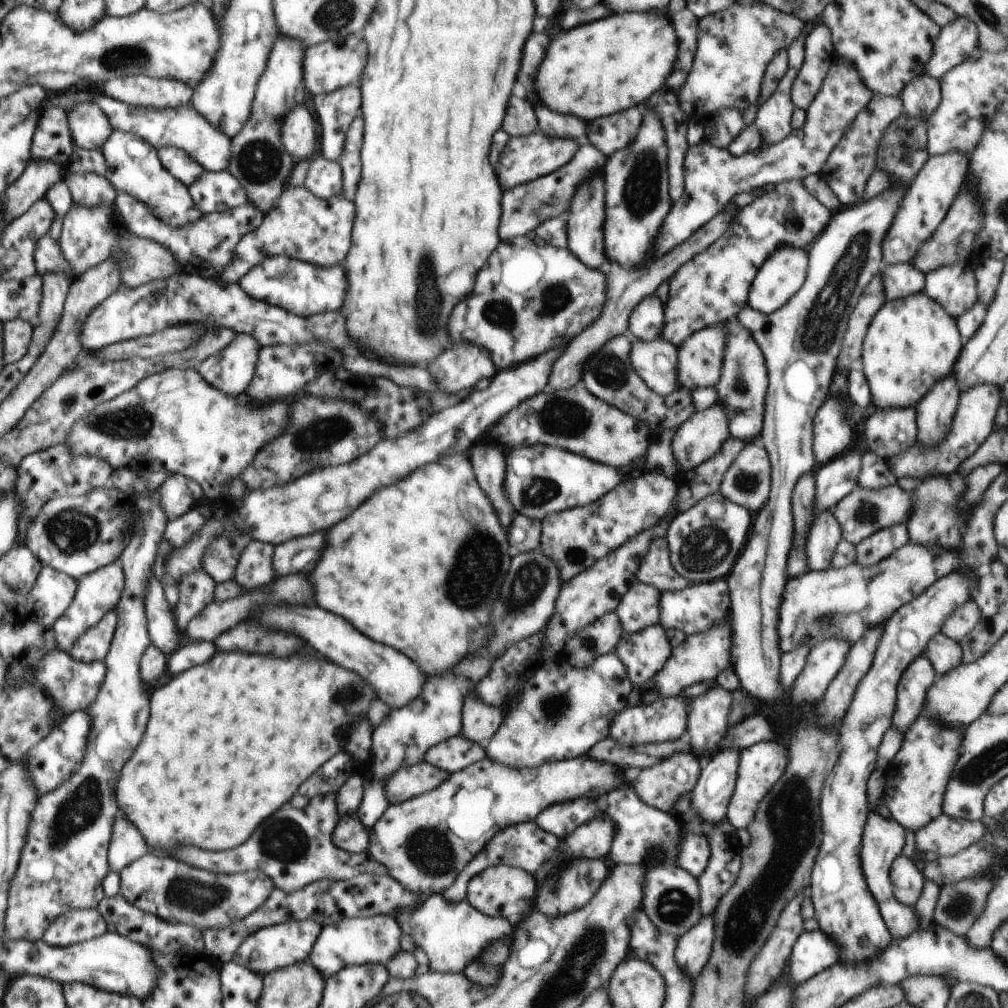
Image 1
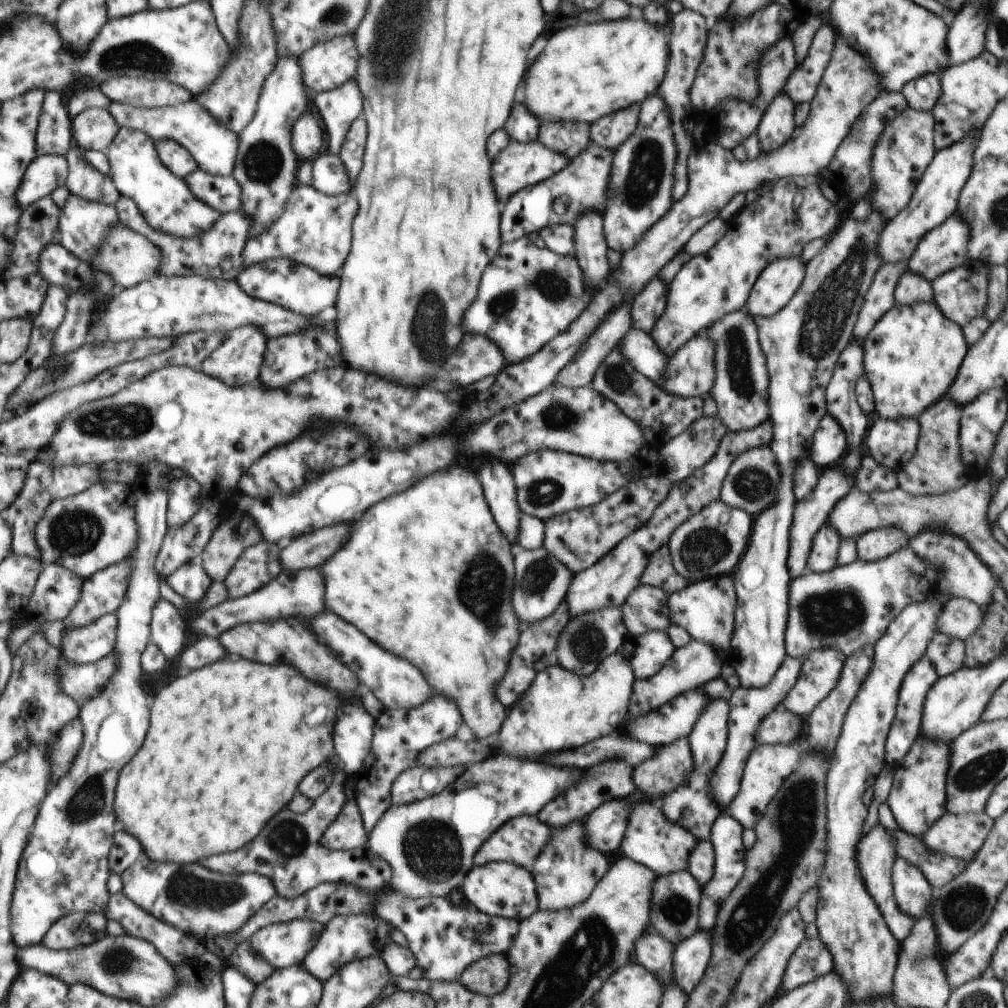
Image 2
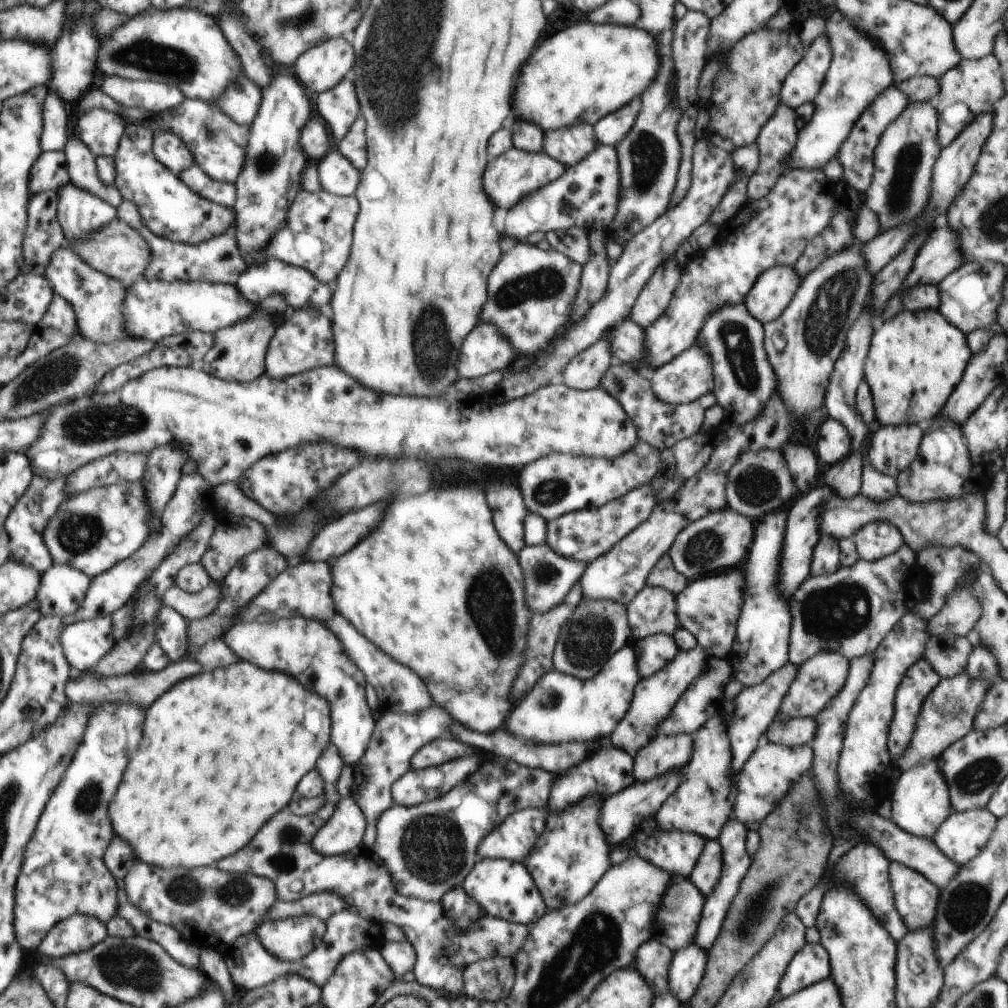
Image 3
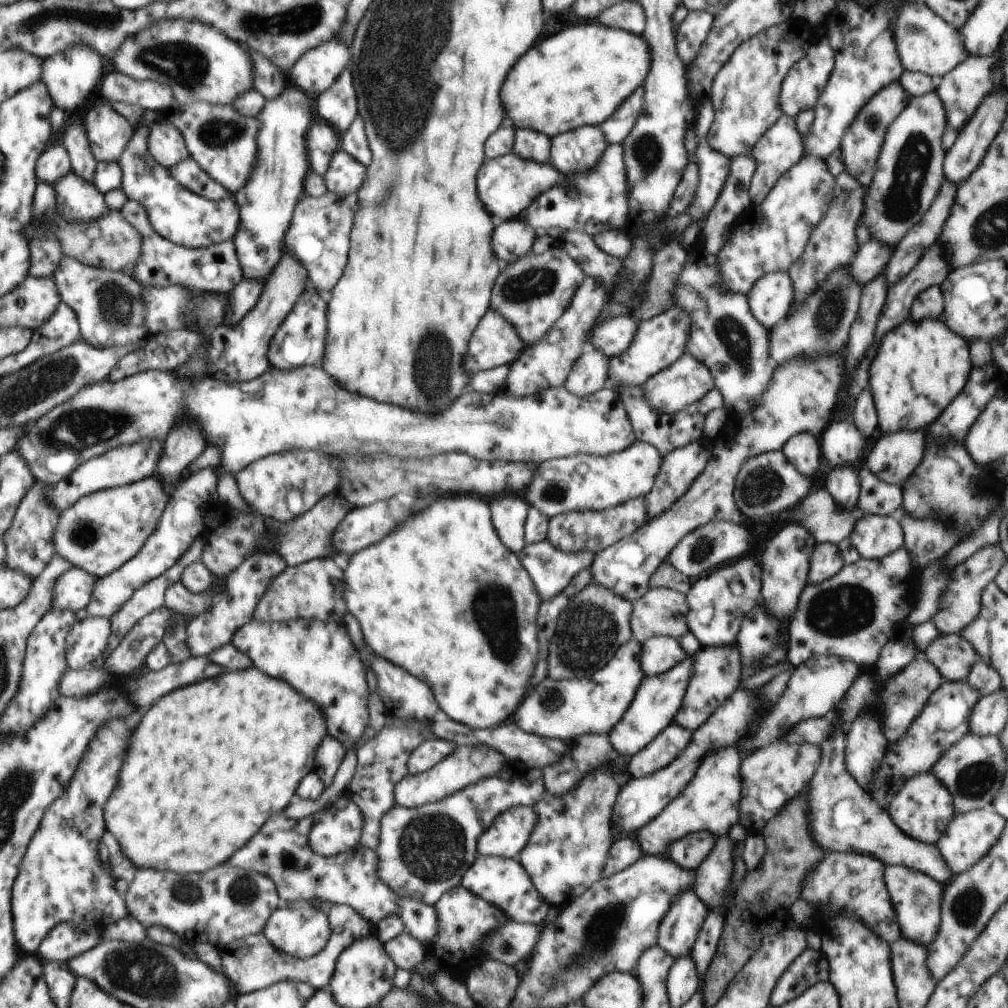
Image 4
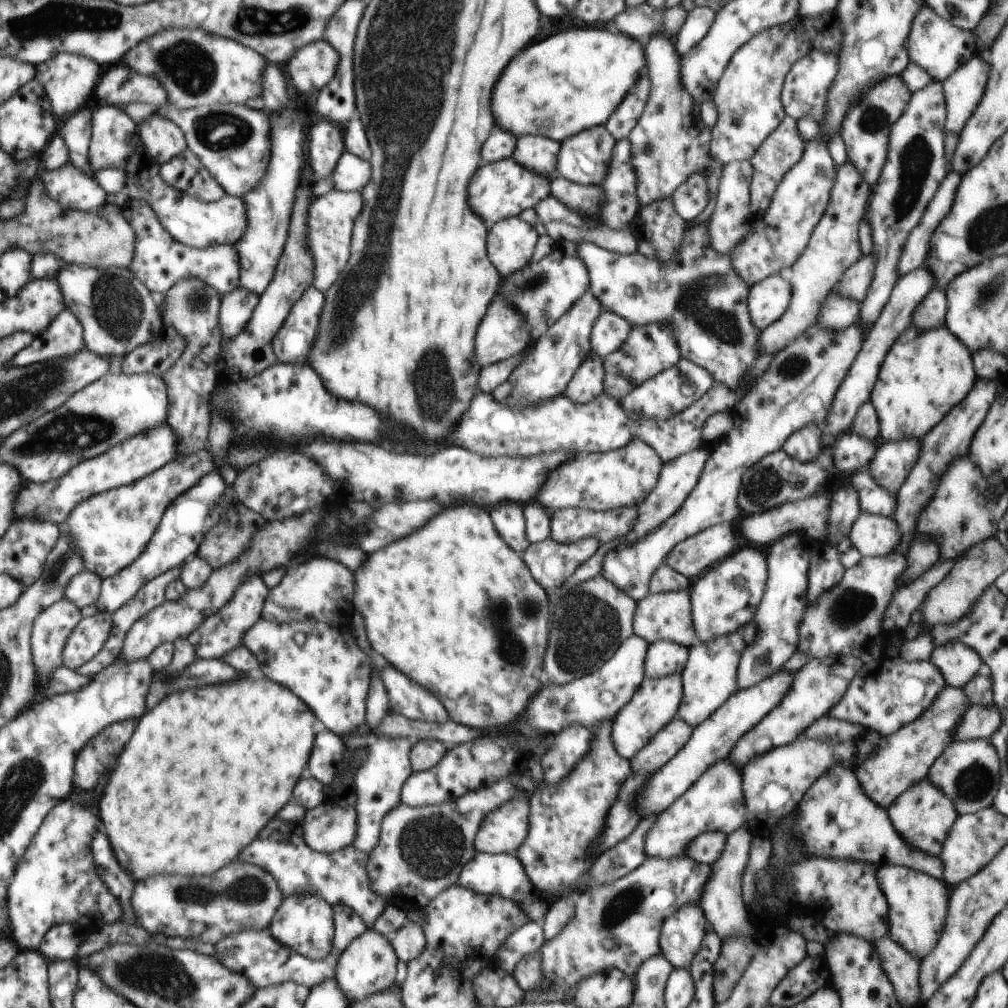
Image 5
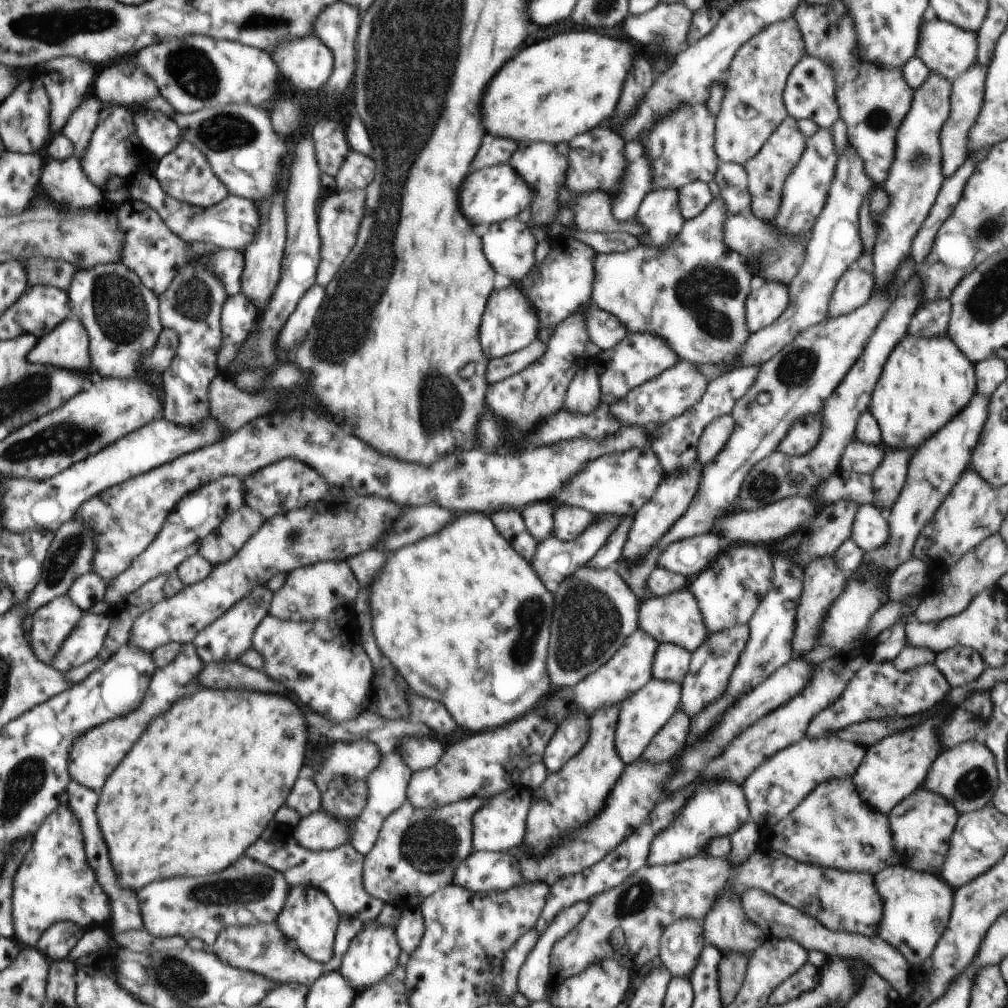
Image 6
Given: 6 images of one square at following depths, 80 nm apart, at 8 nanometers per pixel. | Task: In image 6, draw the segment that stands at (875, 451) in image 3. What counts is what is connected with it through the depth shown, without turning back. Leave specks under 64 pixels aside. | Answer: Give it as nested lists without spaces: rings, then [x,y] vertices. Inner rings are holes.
[[[885,448],[885,457],[882,459],[881,465],[871,474],[875,492],[873,504],[886,515],[892,510],[906,482],[908,463],[912,452],[913,450],[910,449],[896,451]]]

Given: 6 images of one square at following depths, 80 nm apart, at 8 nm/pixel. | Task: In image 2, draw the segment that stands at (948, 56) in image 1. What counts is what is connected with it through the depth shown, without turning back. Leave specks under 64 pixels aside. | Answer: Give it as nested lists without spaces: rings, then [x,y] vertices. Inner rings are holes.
[[[970,3],[961,8],[949,24],[946,37],[947,49],[952,64],[966,62],[986,51],[987,24],[978,5]]]

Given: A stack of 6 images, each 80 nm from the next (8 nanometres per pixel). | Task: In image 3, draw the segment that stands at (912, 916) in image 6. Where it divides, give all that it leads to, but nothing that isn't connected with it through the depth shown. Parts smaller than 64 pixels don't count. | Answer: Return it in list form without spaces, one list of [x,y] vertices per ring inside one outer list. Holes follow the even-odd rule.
[[[894,861],[891,862],[889,874],[895,905],[909,932],[932,928],[940,888],[921,872]]]

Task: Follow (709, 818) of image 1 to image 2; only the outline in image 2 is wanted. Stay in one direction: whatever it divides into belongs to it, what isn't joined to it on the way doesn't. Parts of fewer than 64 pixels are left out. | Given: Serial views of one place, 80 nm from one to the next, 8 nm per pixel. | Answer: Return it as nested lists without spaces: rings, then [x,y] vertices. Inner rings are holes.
[[[792,656],[784,660],[784,664],[780,666],[778,674],[774,674],[772,682],[766,684],[760,690],[746,690],[746,688],[736,688],[732,698],[730,698],[730,720],[728,720],[728,748],[724,758],[718,764],[712,777],[709,777],[711,782],[710,794],[715,798],[715,801],[721,806],[722,810],[728,809],[731,800],[738,792],[741,776],[747,763],[750,752],[754,750],[756,742],[756,730],[760,726],[760,722],[782,702],[782,698],[792,690],[792,686],[800,674],[802,663]]]

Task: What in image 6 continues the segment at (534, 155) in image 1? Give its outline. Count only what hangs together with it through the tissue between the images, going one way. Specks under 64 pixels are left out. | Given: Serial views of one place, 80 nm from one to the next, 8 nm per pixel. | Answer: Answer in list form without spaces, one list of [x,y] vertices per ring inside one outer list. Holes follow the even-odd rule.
[[[496,165],[494,168],[484,168],[472,172],[464,178],[460,186],[460,208],[466,220],[474,226],[490,226],[506,219],[517,217],[524,208],[530,206],[533,199],[533,190],[526,181],[509,165]]]

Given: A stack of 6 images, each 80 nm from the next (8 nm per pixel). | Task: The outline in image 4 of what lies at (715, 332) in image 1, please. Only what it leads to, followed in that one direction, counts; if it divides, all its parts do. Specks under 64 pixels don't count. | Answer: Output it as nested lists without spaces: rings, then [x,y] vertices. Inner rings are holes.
[[[684,353],[674,364],[657,372],[647,379],[643,386],[643,397],[651,409],[673,415],[683,408],[698,402],[708,391],[715,387],[713,376],[704,363],[695,359],[690,353]]]

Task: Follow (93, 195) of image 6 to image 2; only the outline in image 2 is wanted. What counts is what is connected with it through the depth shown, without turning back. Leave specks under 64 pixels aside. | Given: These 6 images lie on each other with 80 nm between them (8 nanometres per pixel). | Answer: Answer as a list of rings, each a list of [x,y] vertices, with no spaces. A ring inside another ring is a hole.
[[[70,193],[65,205],[60,209],[58,242],[74,253],[81,262],[91,263],[93,254],[97,253],[97,248],[108,236],[109,230],[118,222],[120,222],[120,215],[115,205],[91,201]]]

